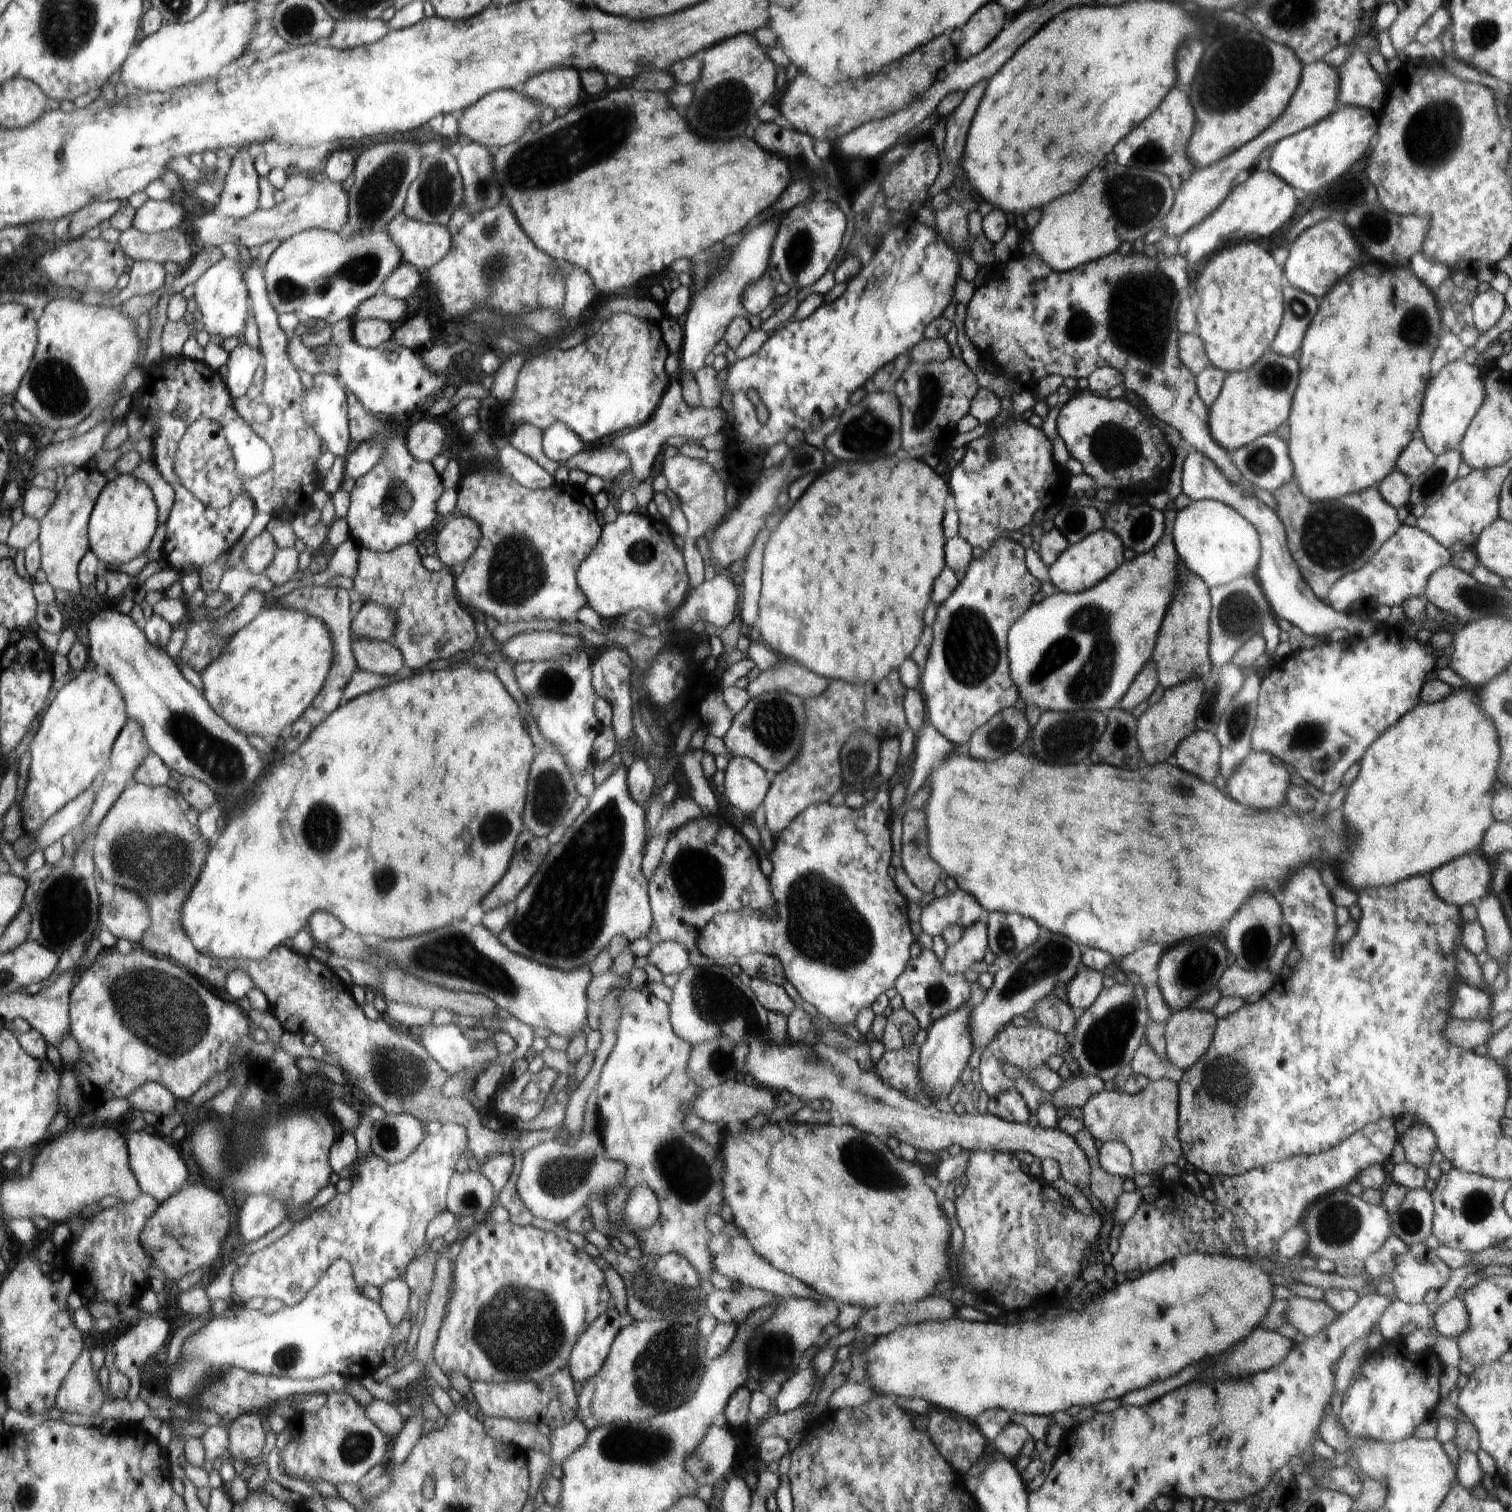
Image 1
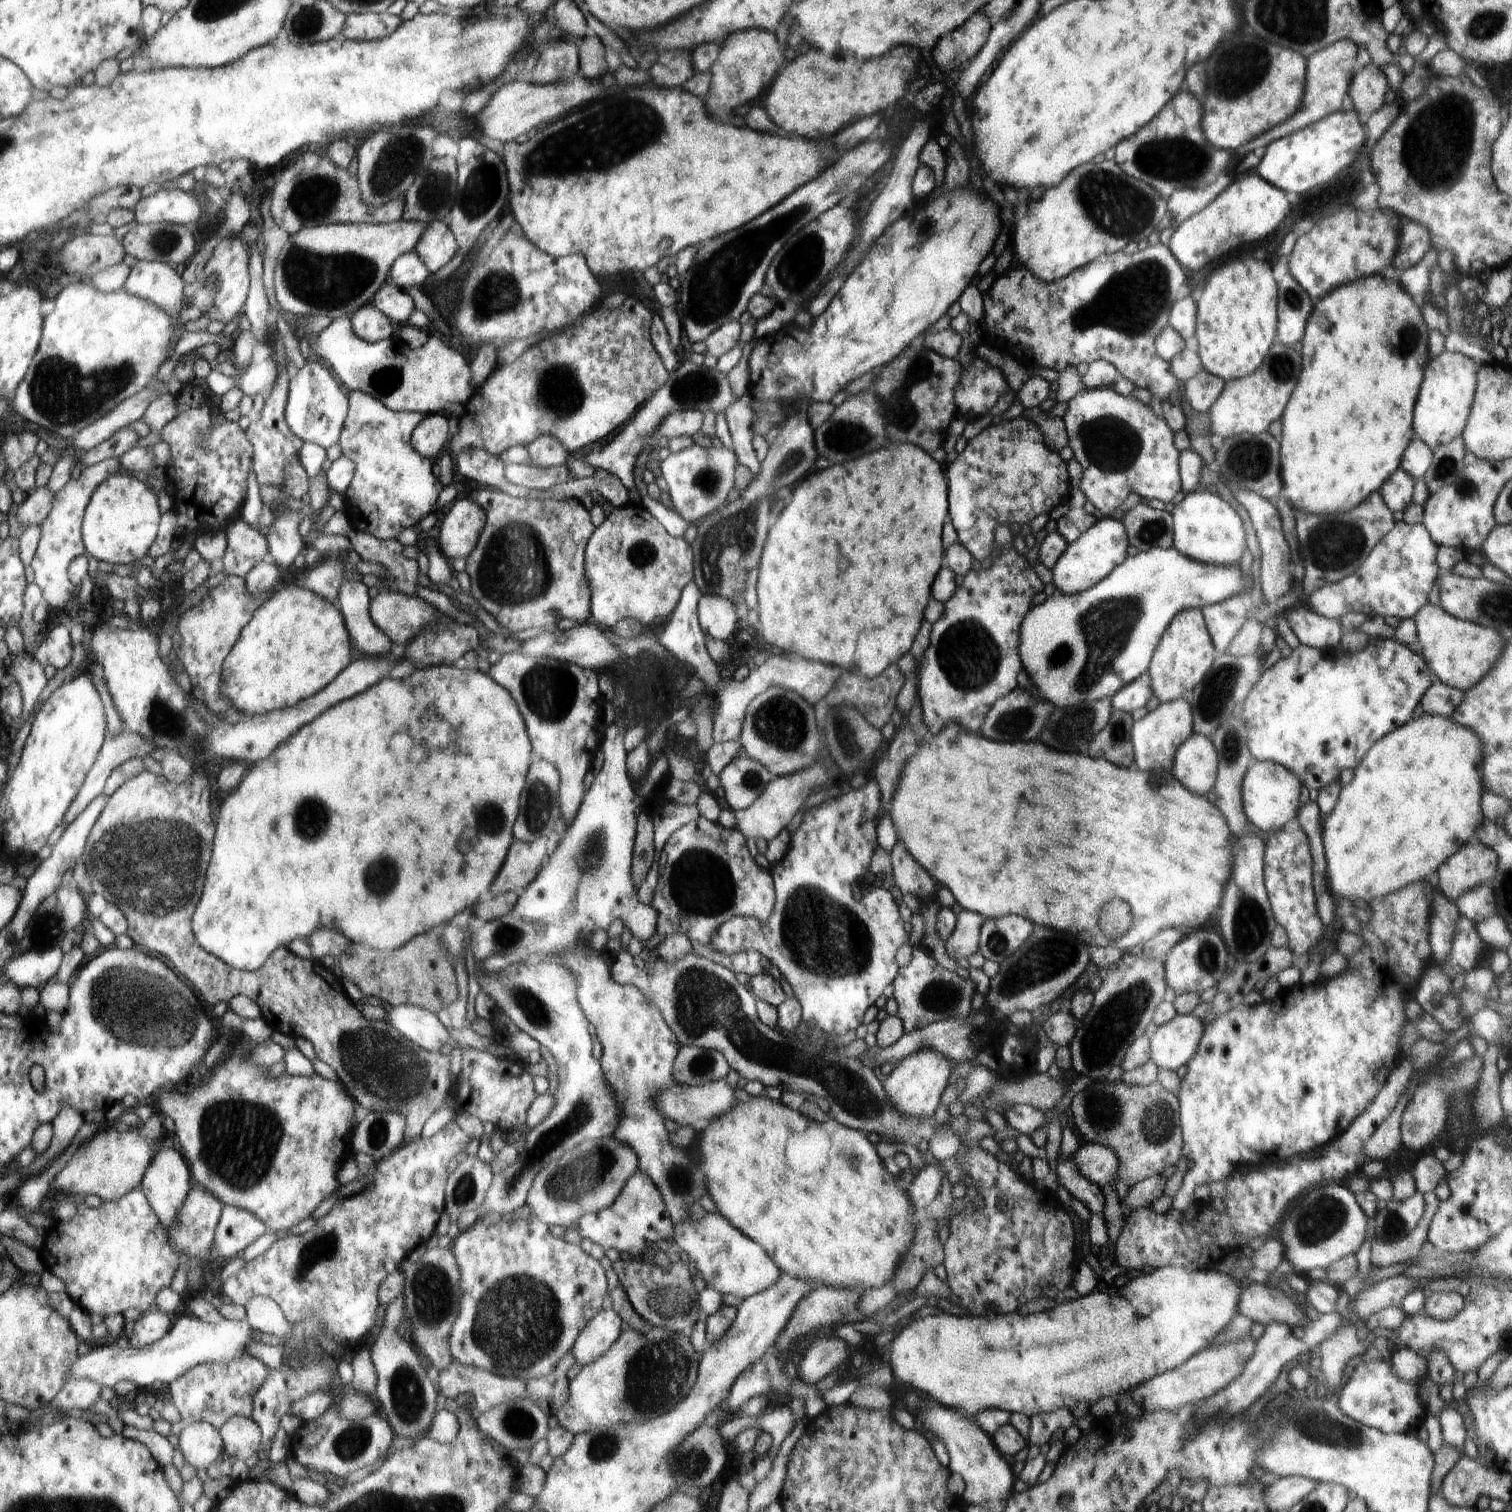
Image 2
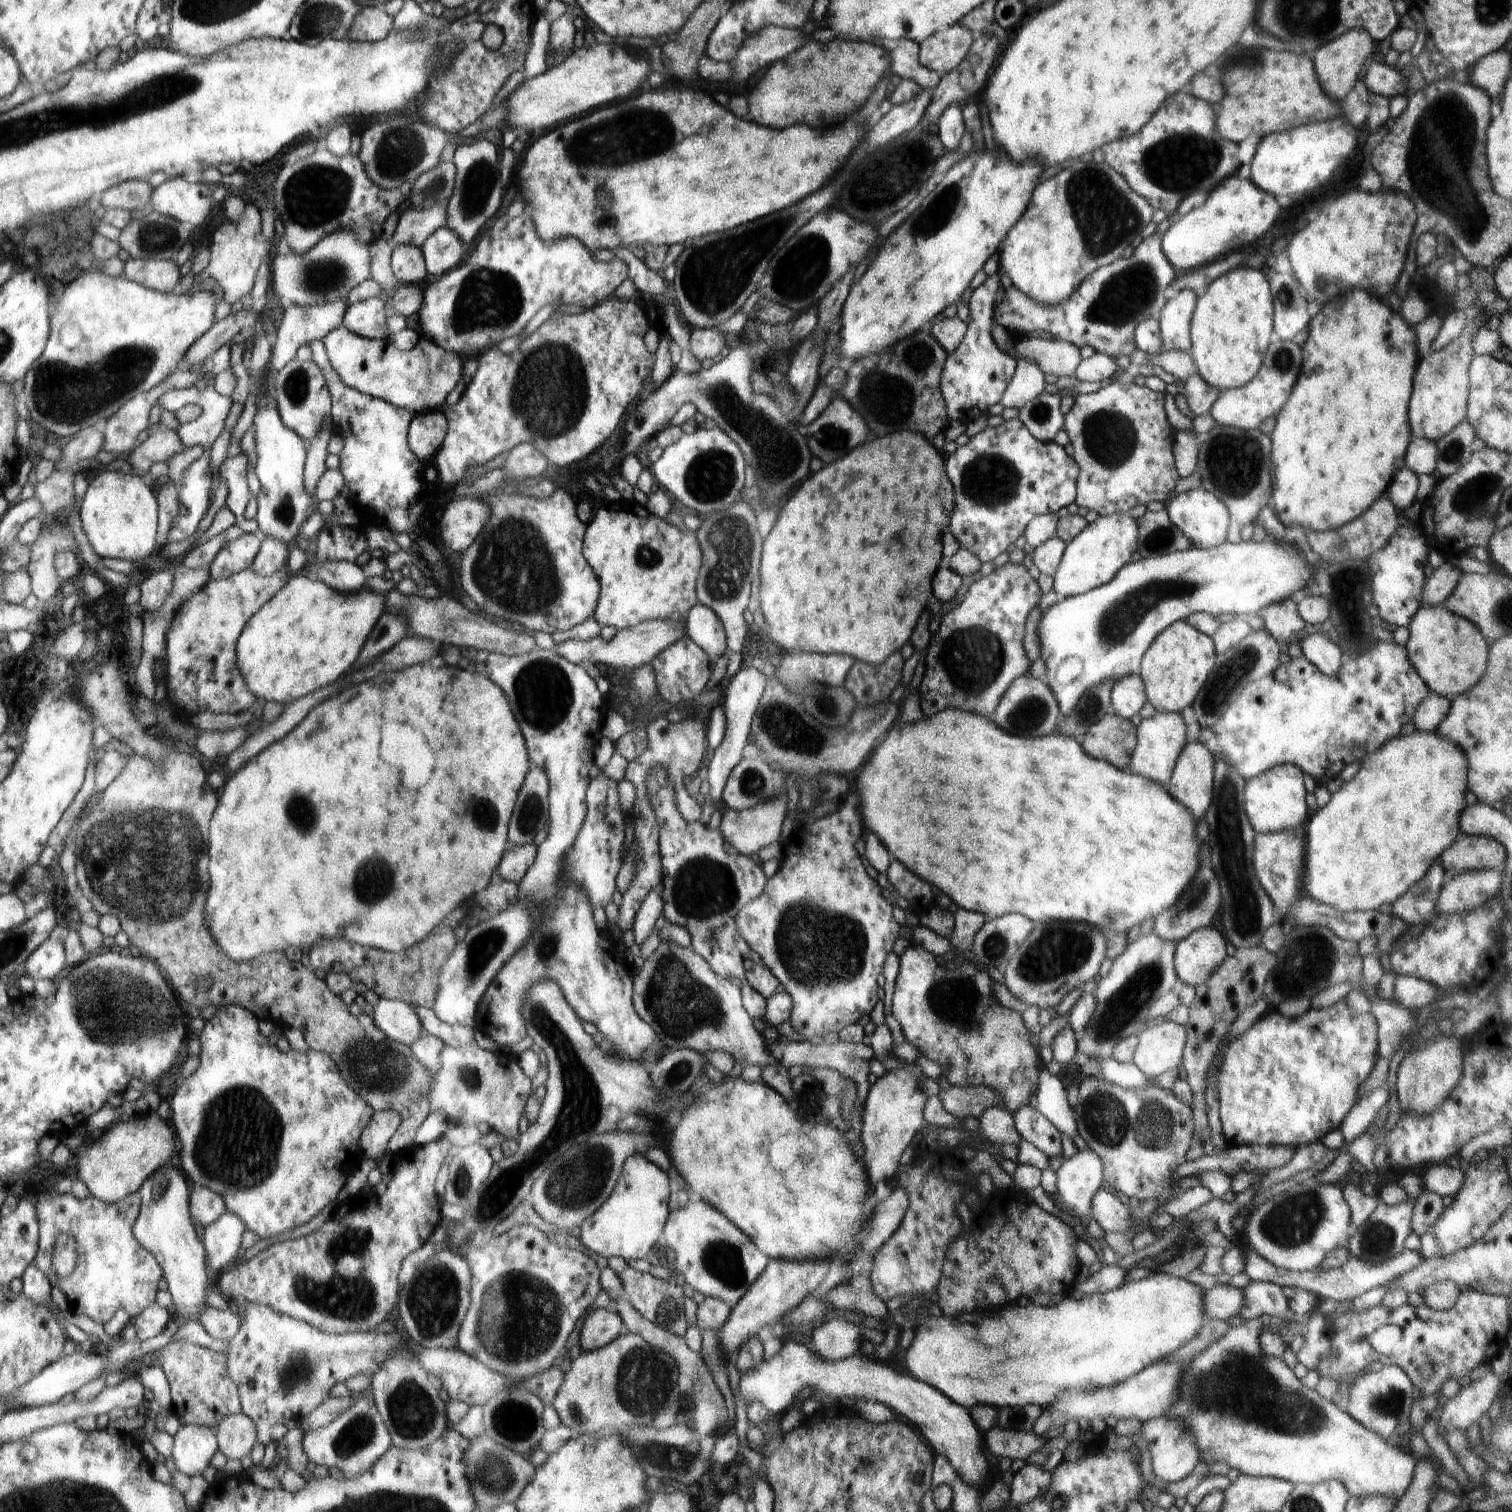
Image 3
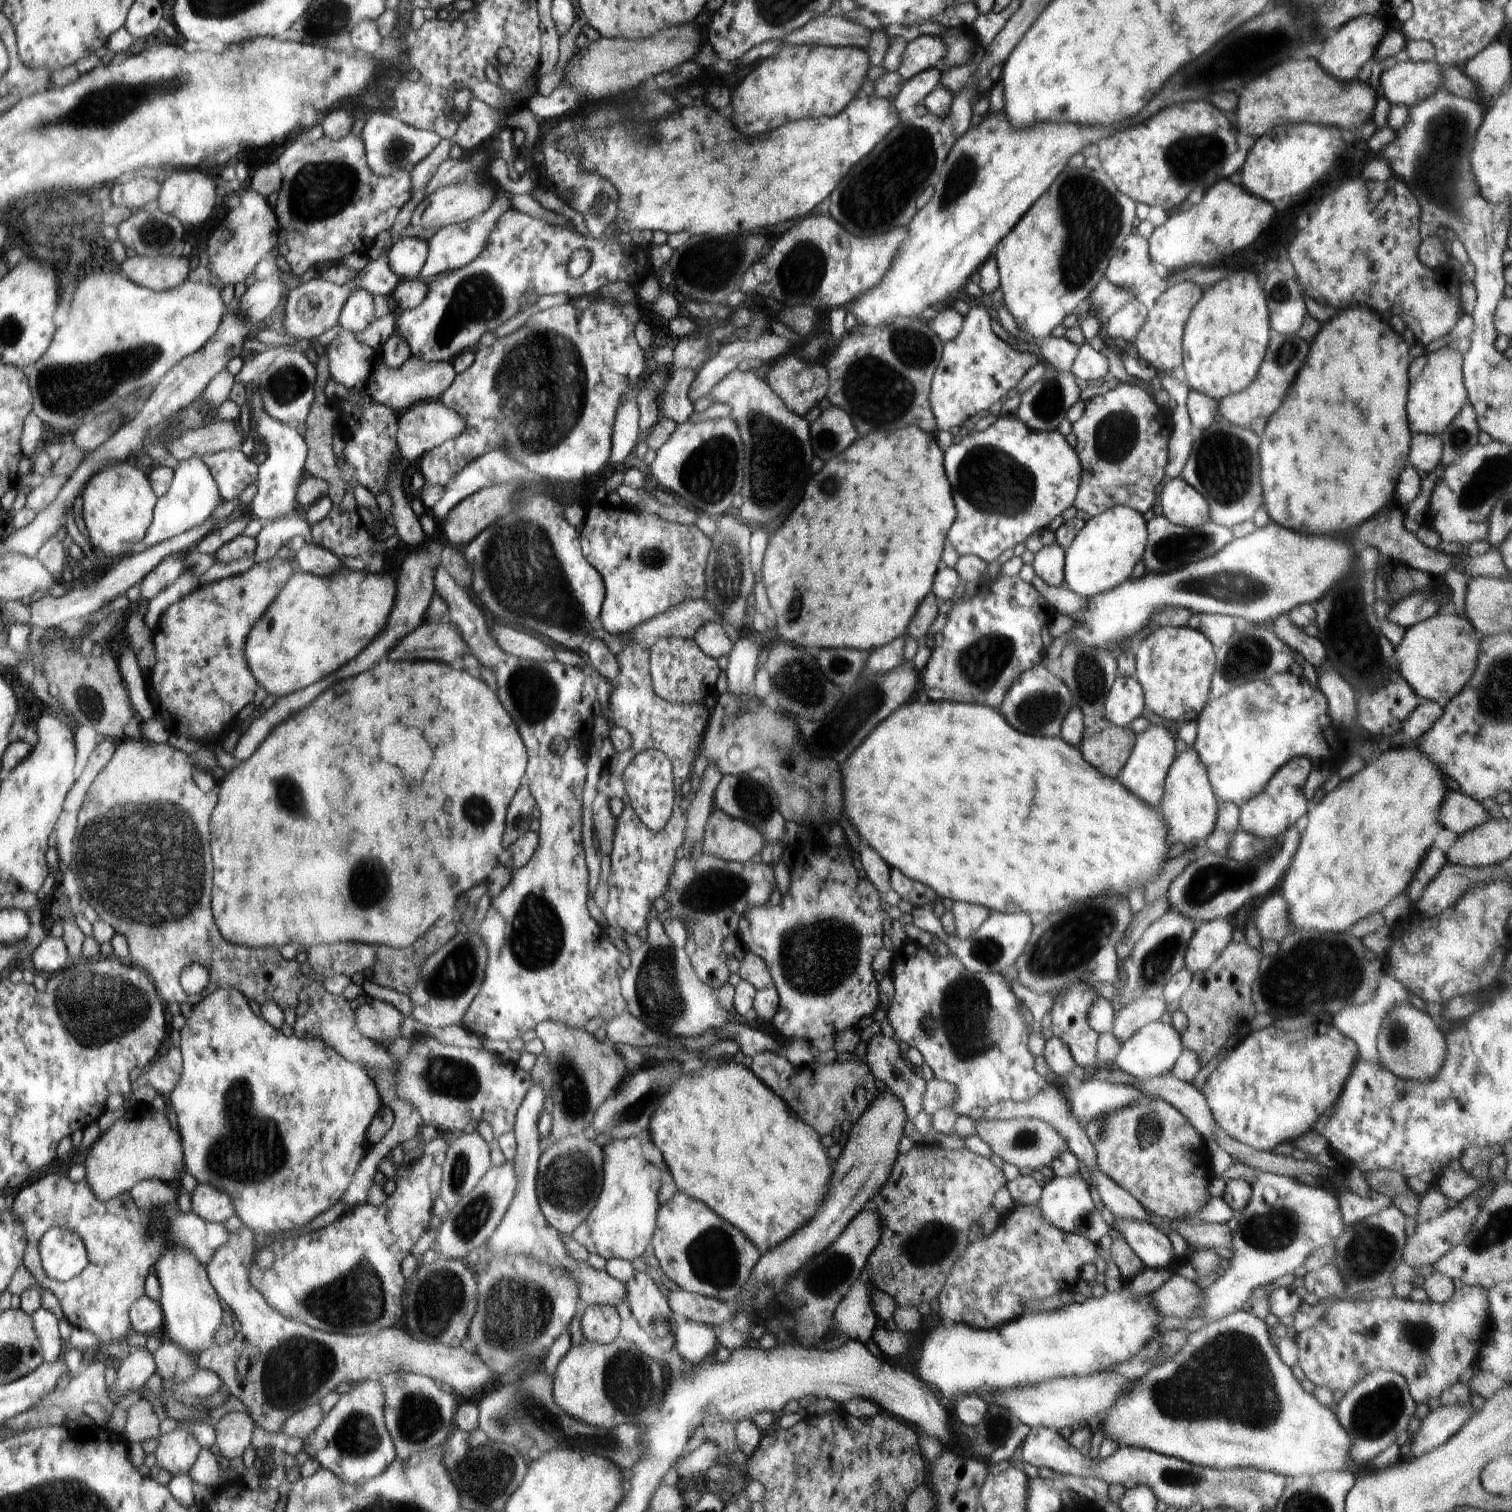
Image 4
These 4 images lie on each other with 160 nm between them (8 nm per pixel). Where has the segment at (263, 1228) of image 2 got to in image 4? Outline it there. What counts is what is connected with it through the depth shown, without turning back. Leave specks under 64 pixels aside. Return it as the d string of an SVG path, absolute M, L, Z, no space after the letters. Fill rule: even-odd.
M48 1174L40 1180L36 1180L34 1184L22 1188L12 1202L12 1212L14 1212L16 1220L22 1224L24 1236L26 1236L24 1242L27 1242L27 1250L24 1250L23 1266L30 1270L30 1274L36 1278L36 1282L43 1290L52 1292L58 1298L64 1318L74 1328L88 1330L94 1334L102 1347L108 1347L112 1344L110 1340L118 1340L128 1334L131 1307L141 1297L144 1297L150 1268L156 1266L160 1258L168 1252L170 1246L192 1250L199 1262L203 1266L207 1266L208 1262L212 1261L216 1250L219 1250L220 1246L227 1245L231 1237L231 1233L223 1223L212 1224L212 1222L200 1218L193 1211L182 1214L178 1210L178 1206L172 1202L168 1202L168 1205L144 1208L144 1206L139 1206L129 1193L120 1194L119 1197L112 1198L112 1200L100 1199L88 1180L72 1182L68 1177L64 1178L56 1176L56 1174ZM52 1227L75 1231L80 1236L88 1256L88 1266L68 1282L59 1282L49 1278L44 1273L41 1264L38 1242Z

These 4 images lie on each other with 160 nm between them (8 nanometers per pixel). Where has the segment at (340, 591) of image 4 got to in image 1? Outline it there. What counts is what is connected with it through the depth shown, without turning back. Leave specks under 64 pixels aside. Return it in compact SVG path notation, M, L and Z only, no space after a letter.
M267 604L258 616L235 632L227 648L203 670L204 698L240 734L254 734L272 740L286 737L292 724L312 704L316 695L322 690L328 671L334 664L334 642L332 634L322 619L307 611L294 611Z

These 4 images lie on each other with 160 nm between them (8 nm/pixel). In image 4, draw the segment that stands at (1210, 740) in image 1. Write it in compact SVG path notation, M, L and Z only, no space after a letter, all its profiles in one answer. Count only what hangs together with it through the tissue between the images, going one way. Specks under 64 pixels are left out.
M1180 748L1177 758L1171 765L1165 780L1164 797L1159 808L1164 822L1168 824L1168 840L1183 843L1185 846L1198 844L1206 840L1216 826L1219 804L1212 792L1208 774L1196 756L1194 748Z

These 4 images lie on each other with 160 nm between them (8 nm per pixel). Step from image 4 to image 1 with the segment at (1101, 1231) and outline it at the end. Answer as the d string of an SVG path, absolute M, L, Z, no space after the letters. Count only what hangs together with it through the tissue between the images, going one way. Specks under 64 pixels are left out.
M1099 1142L1098 1158L1102 1168L1114 1176L1127 1179L1135 1175L1130 1149L1123 1142Z

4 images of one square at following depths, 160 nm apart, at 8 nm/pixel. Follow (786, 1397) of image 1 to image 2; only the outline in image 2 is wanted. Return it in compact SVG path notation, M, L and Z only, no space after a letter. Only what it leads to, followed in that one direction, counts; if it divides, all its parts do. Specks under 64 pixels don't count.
M827 1329L820 1334L797 1368L797 1376L808 1384L818 1384L847 1360L846 1341L836 1338L833 1330Z

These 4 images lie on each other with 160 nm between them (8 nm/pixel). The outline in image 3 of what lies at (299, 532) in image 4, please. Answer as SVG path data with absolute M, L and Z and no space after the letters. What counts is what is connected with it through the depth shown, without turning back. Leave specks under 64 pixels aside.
M263 537L262 548L259 550L259 555L255 558L254 565L251 570L256 574L263 576L272 576L284 566L289 558L289 546L286 542L278 540L278 538Z

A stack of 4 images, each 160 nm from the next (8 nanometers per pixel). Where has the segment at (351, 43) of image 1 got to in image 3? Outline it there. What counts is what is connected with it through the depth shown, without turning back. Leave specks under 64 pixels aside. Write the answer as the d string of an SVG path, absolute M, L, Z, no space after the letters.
M381 8L359 9L358 17L347 34L354 41L376 42L383 40L392 32L392 17Z

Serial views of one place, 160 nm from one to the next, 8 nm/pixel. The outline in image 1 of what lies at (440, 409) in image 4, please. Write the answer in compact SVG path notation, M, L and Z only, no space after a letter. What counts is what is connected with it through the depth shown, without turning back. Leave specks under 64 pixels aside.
M427 418L412 421L406 432L406 446L412 456L420 462L432 462L440 454L444 444L444 428Z

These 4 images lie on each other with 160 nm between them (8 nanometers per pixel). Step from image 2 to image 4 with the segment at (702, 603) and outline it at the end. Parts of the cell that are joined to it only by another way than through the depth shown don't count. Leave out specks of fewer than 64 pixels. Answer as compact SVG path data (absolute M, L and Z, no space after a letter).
M704 622L695 632L693 640L705 656L718 660L720 656L731 654L732 642L728 640L728 636L722 630L722 625L719 622Z

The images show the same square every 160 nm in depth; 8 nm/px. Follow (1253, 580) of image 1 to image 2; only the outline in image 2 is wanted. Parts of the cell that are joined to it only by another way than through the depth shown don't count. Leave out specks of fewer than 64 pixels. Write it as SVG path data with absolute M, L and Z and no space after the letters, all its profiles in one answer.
M1244 593L1201 608L1216 654L1229 650L1231 640L1248 620L1249 609L1248 599Z

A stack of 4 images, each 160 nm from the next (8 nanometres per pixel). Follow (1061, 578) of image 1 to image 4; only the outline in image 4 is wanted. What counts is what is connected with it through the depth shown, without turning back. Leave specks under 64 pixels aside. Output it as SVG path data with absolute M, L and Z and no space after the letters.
M1112 506L1102 514L1090 518L1076 534L1065 552L1064 584L1082 598L1096 598L1114 590L1131 579L1136 564L1142 560L1148 544L1148 528L1144 516L1130 506Z

